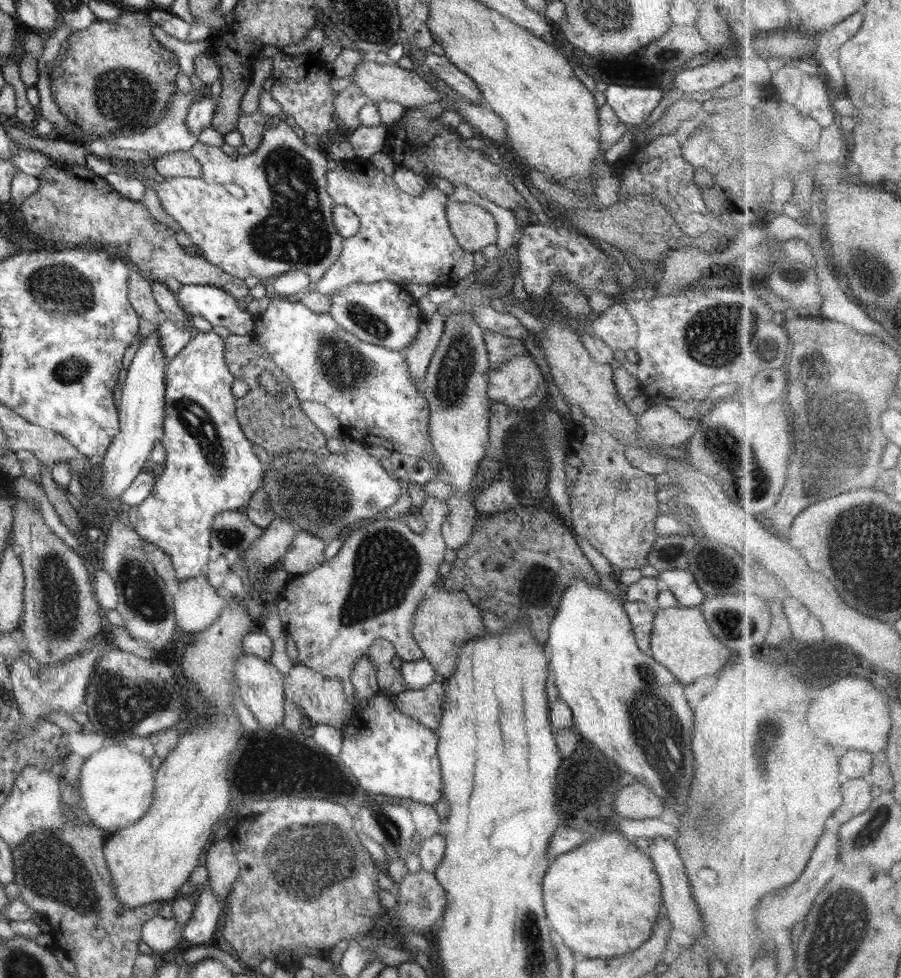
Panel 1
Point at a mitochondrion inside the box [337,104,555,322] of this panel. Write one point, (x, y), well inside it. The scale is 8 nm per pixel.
(503, 274)

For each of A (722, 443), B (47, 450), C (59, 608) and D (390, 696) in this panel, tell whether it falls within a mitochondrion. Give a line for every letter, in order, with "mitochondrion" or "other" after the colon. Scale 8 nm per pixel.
A: mitochondrion
B: other
C: mitochondrion
D: other

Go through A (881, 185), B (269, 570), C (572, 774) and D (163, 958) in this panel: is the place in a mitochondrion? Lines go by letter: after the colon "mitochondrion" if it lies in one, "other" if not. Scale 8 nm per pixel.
A: other
B: other
C: other
D: other

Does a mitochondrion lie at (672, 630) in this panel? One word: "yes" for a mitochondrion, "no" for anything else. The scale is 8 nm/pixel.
no

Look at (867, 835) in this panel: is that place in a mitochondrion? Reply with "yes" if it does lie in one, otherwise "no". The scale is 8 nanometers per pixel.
yes

